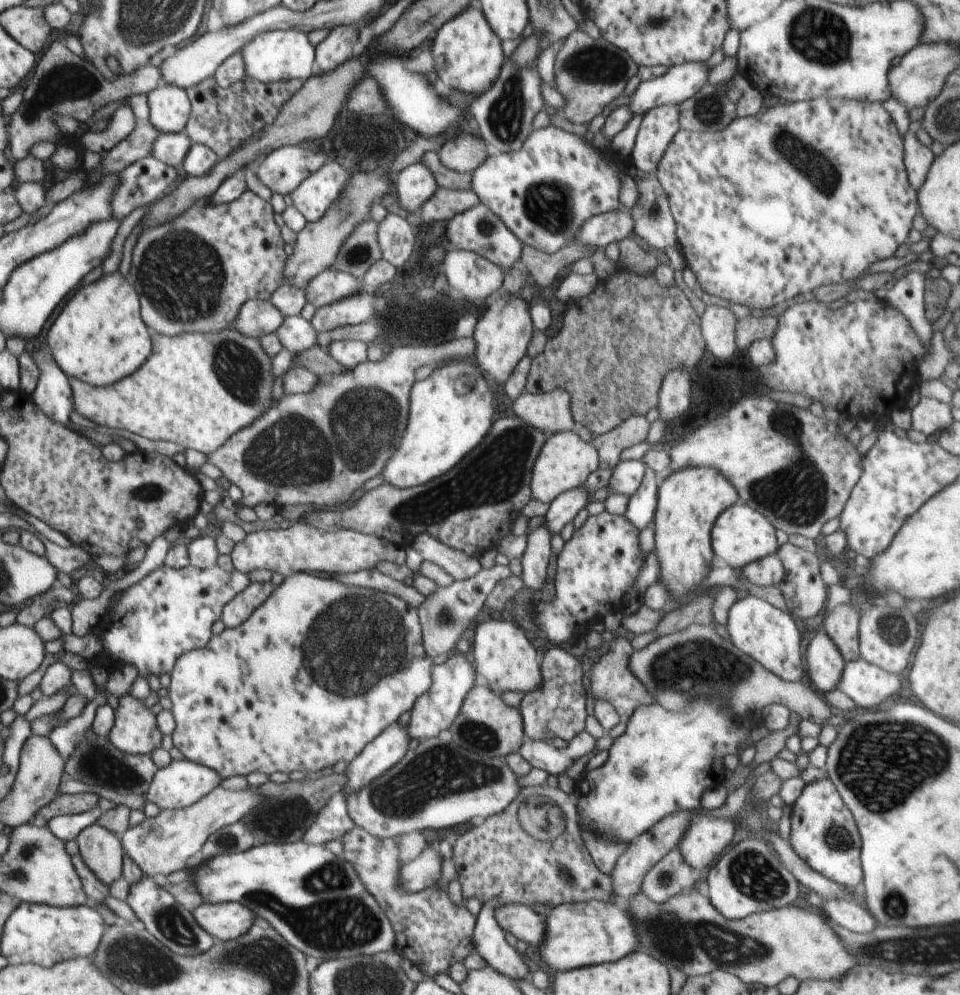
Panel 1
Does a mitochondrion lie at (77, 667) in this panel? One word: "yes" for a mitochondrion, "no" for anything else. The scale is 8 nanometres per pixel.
no

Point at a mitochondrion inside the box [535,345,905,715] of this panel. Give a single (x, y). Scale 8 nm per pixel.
(798, 495)

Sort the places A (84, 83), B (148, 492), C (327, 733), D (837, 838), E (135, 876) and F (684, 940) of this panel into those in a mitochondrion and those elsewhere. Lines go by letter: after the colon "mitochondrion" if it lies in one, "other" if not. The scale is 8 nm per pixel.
A: mitochondrion
B: mitochondrion
C: other
D: mitochondrion
E: other
F: mitochondrion

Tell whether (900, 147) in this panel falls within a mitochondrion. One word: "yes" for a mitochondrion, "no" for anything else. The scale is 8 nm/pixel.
no

